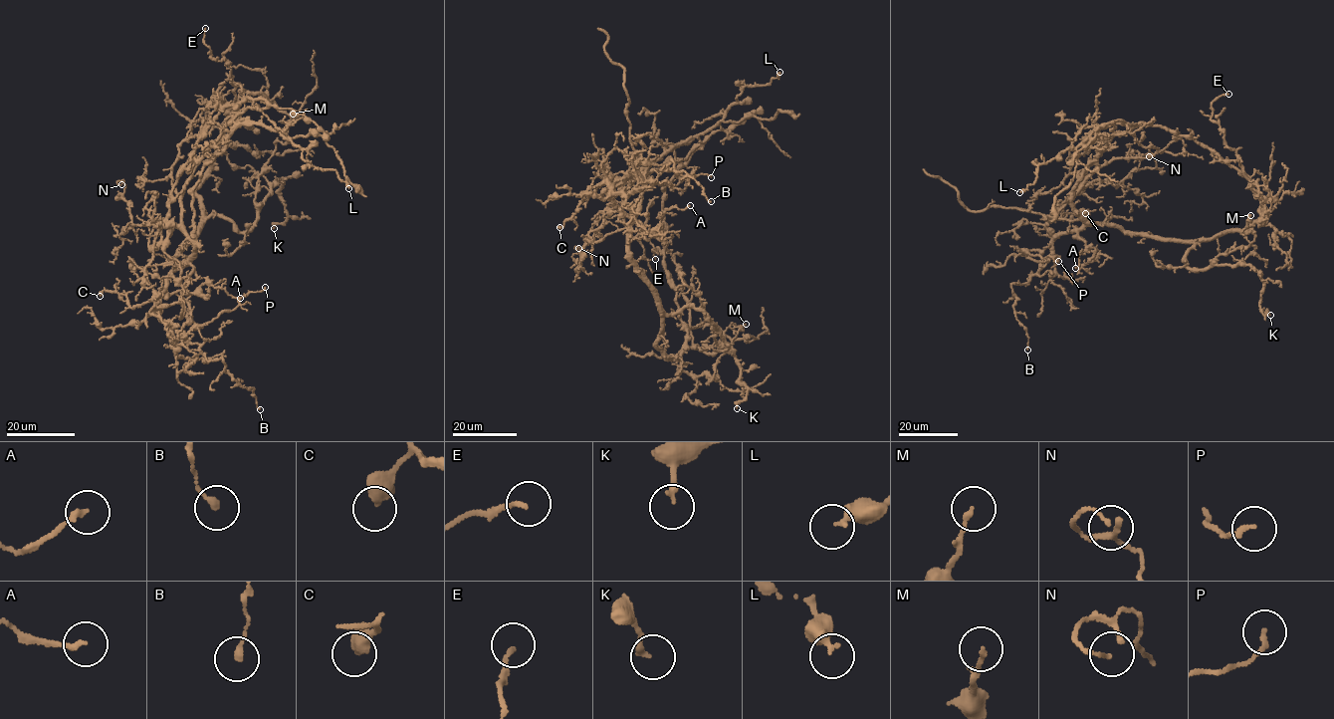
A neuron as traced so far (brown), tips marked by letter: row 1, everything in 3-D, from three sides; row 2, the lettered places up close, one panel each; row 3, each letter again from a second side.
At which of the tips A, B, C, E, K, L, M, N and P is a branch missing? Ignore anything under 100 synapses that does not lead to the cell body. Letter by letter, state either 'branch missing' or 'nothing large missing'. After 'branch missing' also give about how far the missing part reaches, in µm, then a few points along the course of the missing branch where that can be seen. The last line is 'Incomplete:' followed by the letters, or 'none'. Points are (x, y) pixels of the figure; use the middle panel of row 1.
A: nothing large missing
B: nothing large missing
C: nothing large missing
E: nothing large missing
K: nothing large missing
L: nothing large missing
M: nothing large missing
N: nothing large missing
P: nothing large missing
Incomplete: none

